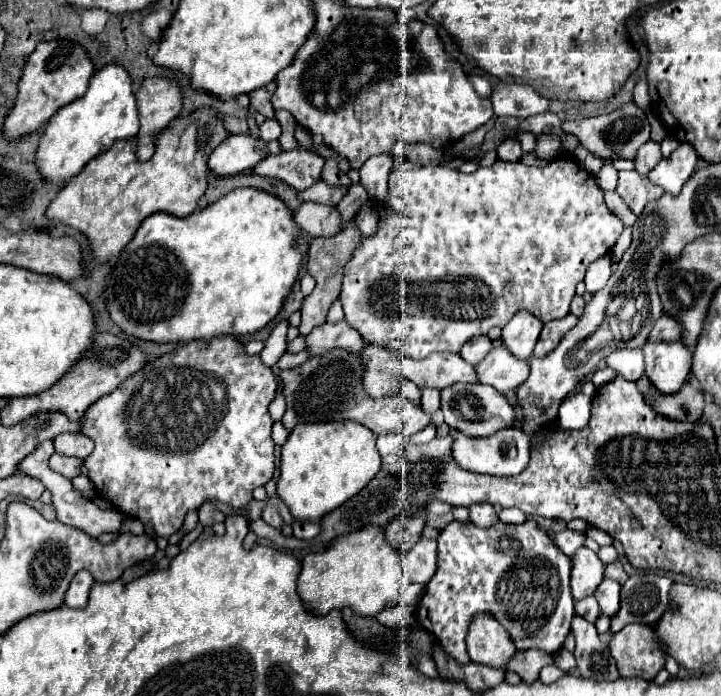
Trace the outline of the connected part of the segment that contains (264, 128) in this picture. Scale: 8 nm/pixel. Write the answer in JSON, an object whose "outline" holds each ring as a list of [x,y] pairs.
{"outline":[[[265,120],[261,124],[261,138],[263,140],[275,140],[281,134],[281,126],[277,120]]]}

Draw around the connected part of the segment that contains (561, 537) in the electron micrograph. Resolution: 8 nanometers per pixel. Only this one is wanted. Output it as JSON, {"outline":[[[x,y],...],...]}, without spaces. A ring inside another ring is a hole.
{"outline":[[[573,530],[553,534],[555,544],[559,544],[559,550],[563,550],[567,556],[575,556],[575,552],[585,546],[585,538],[587,538],[585,532],[573,532]]]}

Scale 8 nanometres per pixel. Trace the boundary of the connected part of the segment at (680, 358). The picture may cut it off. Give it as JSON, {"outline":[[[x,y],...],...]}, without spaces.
{"outline":[[[649,342],[643,348],[645,374],[661,392],[677,392],[691,374],[691,348],[679,342]]]}

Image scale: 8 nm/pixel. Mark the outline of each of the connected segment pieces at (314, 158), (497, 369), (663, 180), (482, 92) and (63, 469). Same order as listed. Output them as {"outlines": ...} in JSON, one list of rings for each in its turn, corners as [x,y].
{"outlines":[[[[285,150],[277,156],[261,160],[253,168],[253,172],[261,176],[279,178],[293,186],[297,192],[303,192],[311,188],[315,182],[319,182],[323,164],[325,160],[311,150]]],[[[495,346],[481,364],[477,364],[477,374],[481,384],[489,384],[499,392],[517,390],[529,376],[529,360],[519,360],[507,350],[507,346]]],[[[681,144],[671,156],[663,158],[659,162],[659,166],[655,166],[647,178],[661,186],[667,194],[671,196],[677,196],[683,188],[683,184],[689,180],[689,176],[695,172],[695,166],[697,166],[697,152],[691,144]]],[[[474,75],[471,77],[471,81],[479,96],[482,98],[489,98],[491,96],[492,85],[487,77],[482,75]]],[[[55,452],[51,456],[51,468],[61,474],[61,476],[67,476],[69,480],[79,476],[81,474],[81,468],[83,468],[83,460],[81,458],[67,458],[67,456],[61,456],[59,452]]]]}

